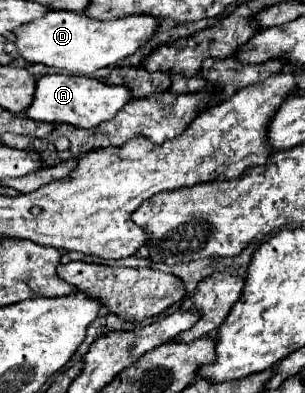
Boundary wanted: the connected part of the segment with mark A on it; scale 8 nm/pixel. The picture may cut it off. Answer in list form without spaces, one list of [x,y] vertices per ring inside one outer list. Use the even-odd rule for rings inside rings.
[[[53,73],[53,75],[43,75],[37,81],[35,99],[23,115],[29,115],[29,119],[33,121],[69,123],[83,129],[91,129],[103,121],[113,119],[129,101],[133,101],[133,91],[125,85],[107,85],[93,77]]]

